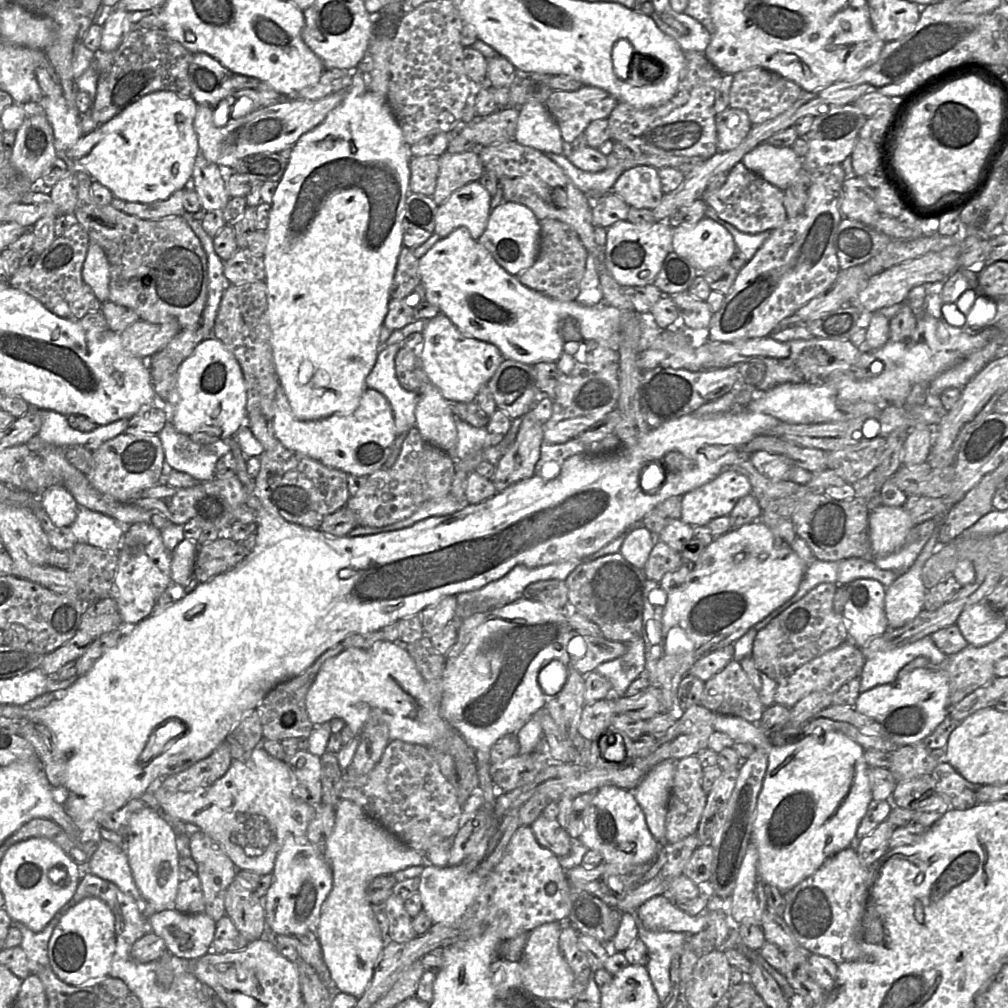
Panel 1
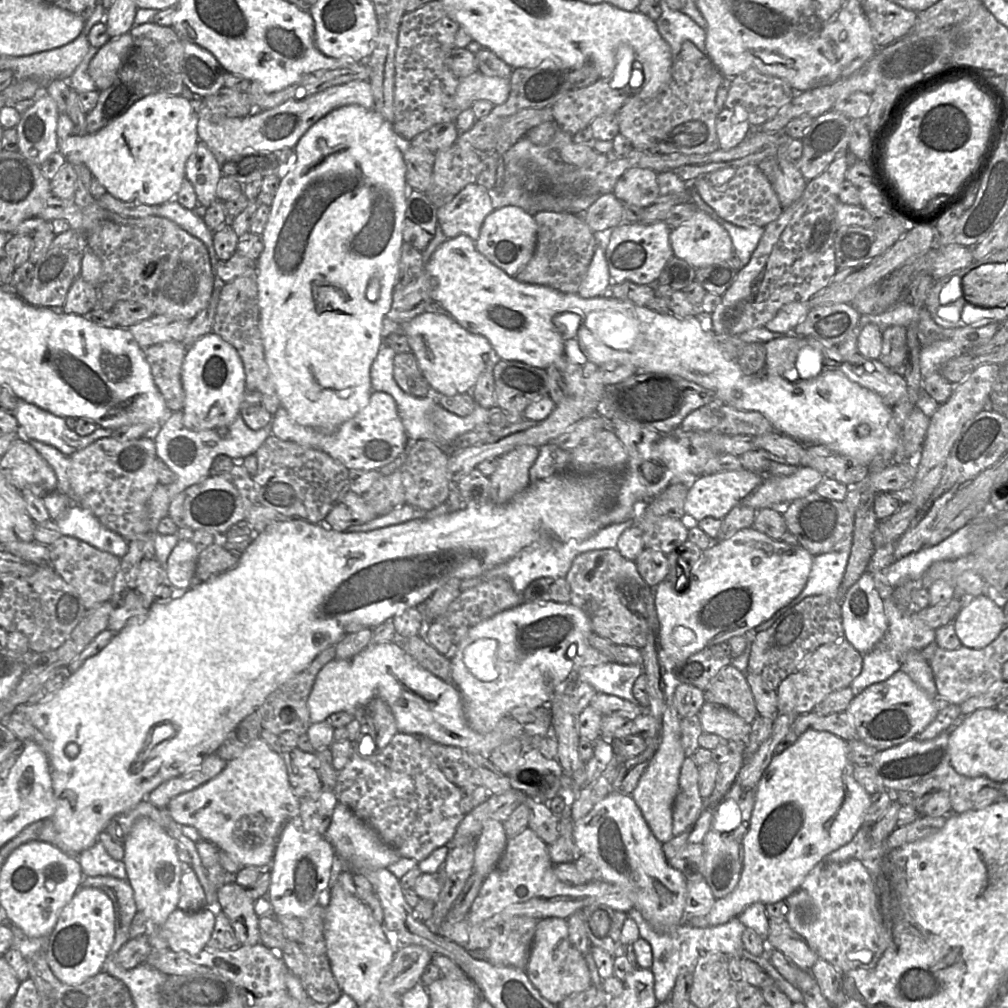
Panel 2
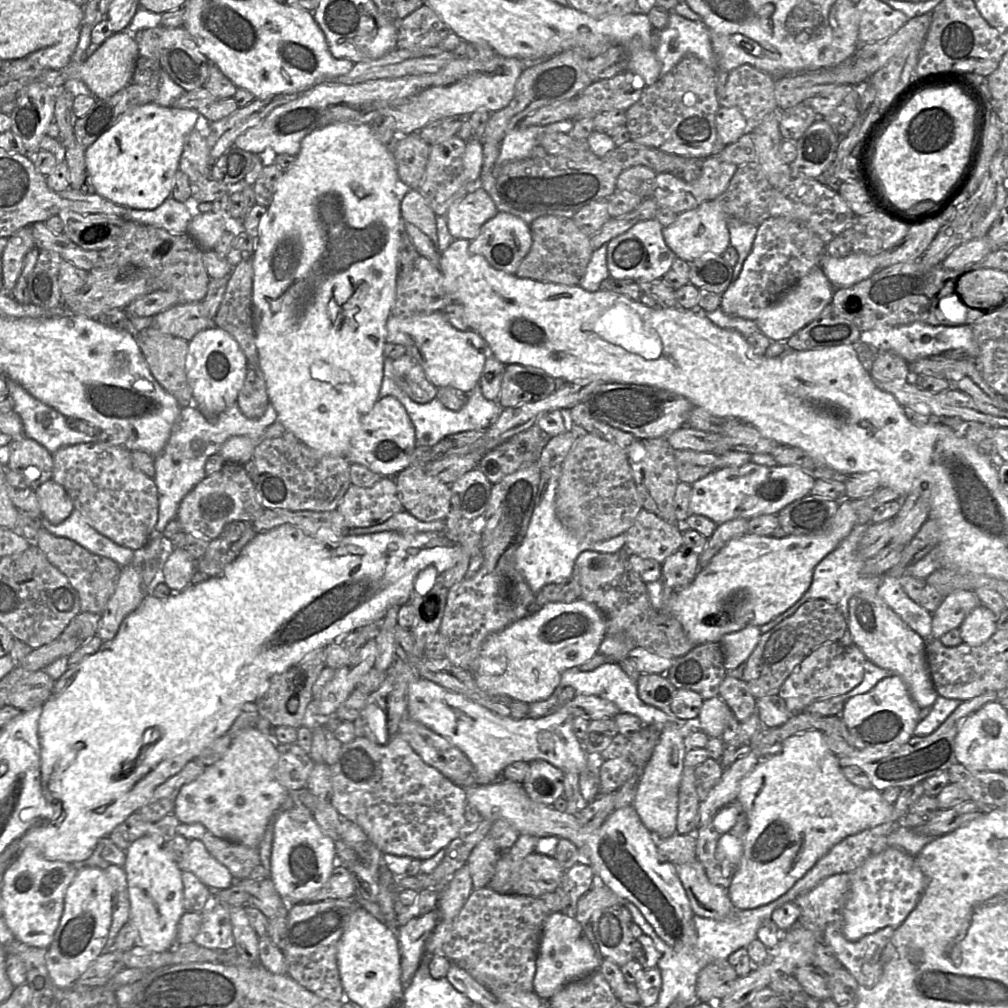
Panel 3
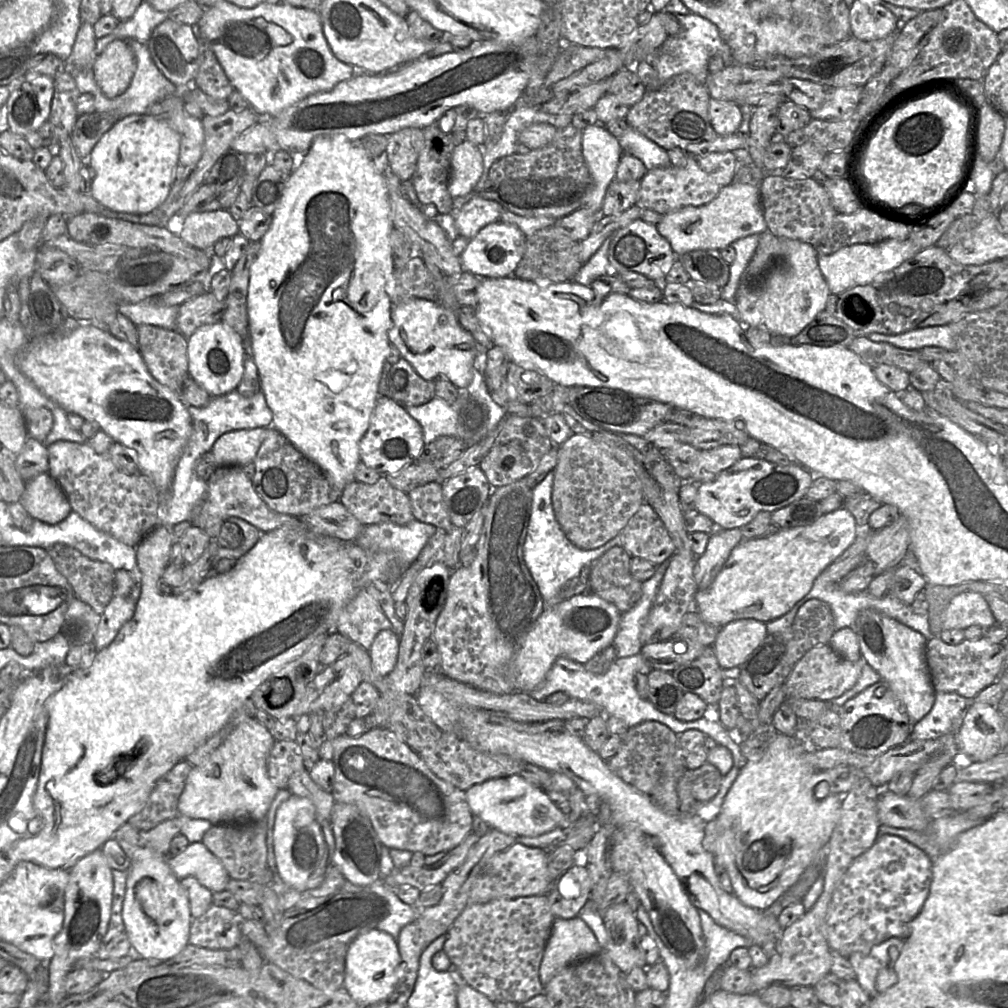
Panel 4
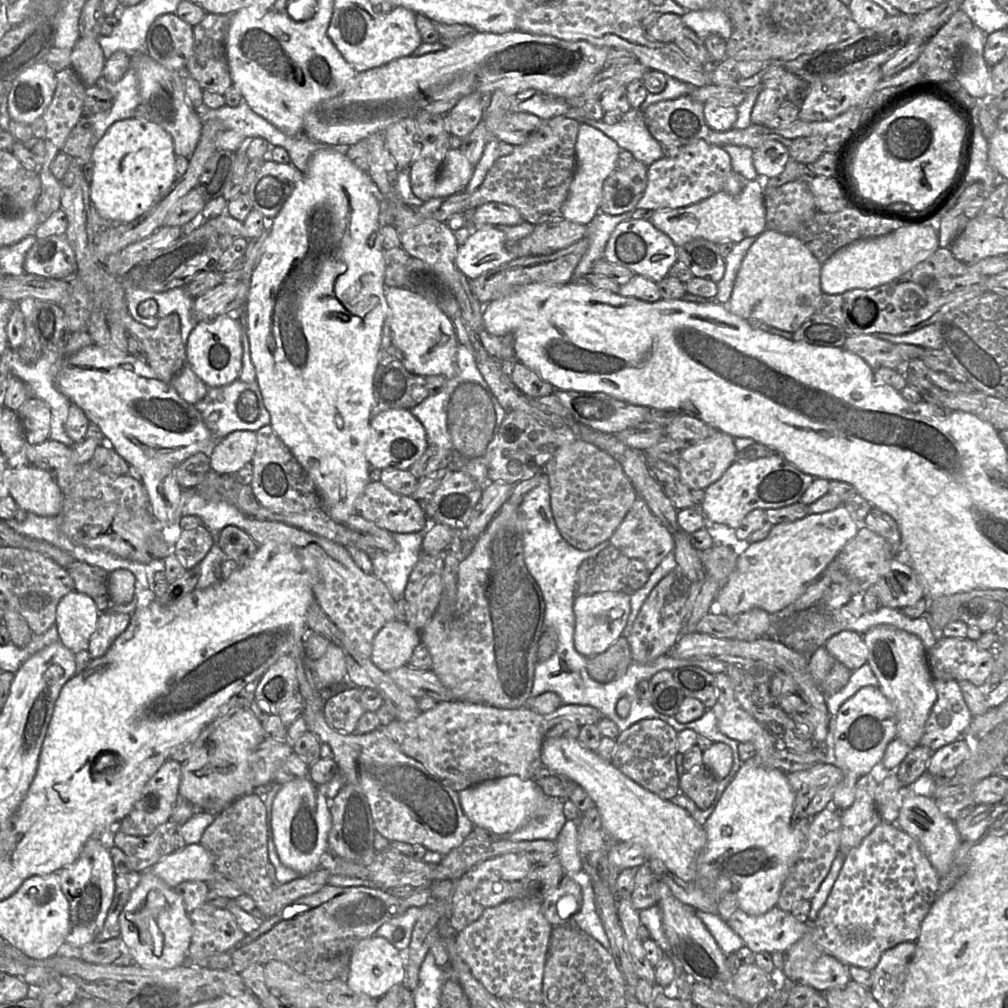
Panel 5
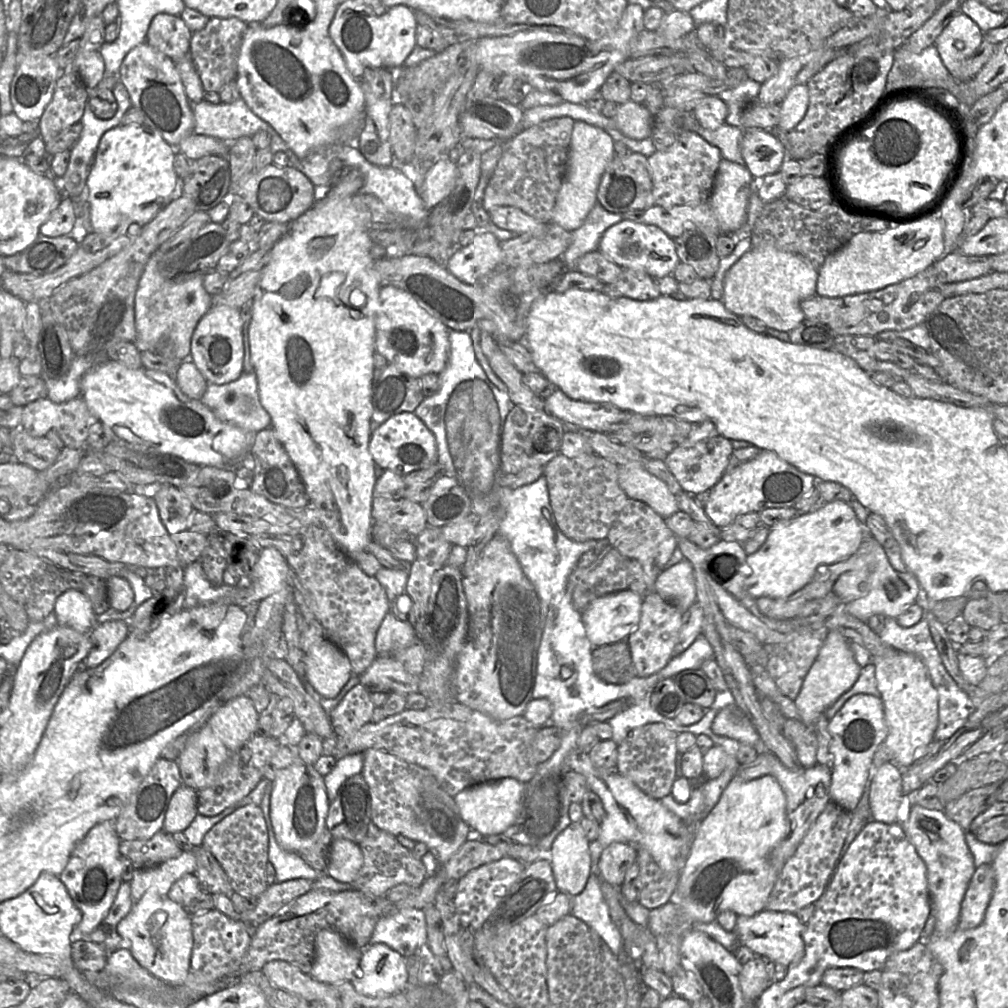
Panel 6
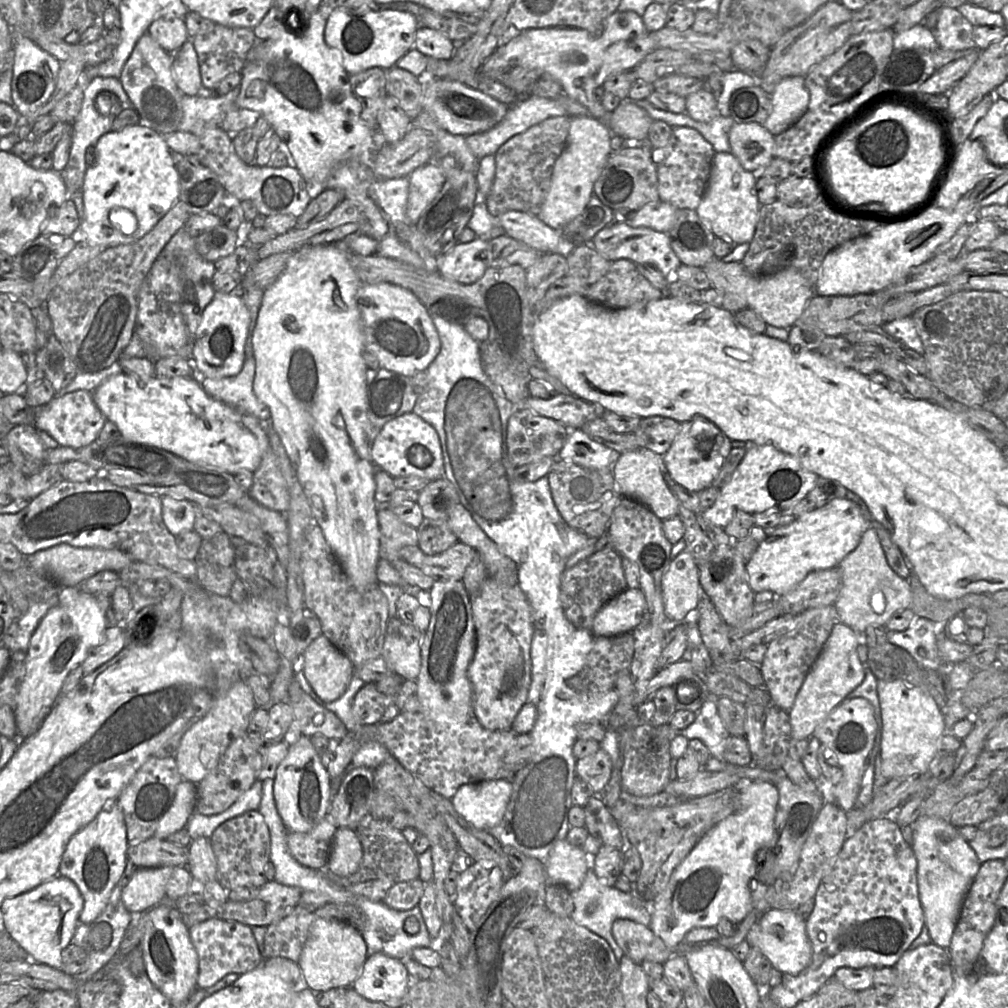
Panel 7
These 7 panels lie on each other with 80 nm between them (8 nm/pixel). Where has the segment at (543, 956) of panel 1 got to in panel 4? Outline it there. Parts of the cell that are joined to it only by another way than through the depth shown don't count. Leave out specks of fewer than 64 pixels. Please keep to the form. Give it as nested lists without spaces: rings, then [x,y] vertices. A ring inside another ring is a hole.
[[[579,917],[555,918],[539,968],[542,985],[565,967],[602,951],[591,929]]]

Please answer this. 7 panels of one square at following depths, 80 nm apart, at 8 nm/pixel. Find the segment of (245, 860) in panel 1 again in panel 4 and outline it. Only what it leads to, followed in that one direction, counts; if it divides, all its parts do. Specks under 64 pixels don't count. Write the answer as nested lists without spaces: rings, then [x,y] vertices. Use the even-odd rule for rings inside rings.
[[[255,718],[241,722],[199,766],[193,766],[178,800],[178,815],[215,824],[242,825],[264,818],[278,788],[271,782],[267,759],[275,739]]]

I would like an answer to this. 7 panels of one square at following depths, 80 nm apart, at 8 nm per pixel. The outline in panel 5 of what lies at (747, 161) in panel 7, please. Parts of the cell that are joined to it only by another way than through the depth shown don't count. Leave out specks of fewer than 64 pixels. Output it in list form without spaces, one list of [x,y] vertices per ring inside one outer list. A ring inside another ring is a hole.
[[[768,140],[753,150],[753,164],[760,178],[779,175],[790,160],[787,147],[779,141]]]

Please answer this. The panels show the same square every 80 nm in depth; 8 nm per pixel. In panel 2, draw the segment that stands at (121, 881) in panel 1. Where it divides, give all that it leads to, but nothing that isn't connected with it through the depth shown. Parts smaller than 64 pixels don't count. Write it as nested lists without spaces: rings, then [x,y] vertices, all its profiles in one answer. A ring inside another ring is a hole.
[[[100,841],[80,853],[78,862],[84,876],[113,876],[123,880],[128,878],[123,860],[113,859]]]

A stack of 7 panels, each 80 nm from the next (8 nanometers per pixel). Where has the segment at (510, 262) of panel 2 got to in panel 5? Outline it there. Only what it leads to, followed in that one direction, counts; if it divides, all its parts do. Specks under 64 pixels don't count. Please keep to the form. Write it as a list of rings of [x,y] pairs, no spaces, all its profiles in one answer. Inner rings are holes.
[[[496,226],[486,229],[472,229],[472,234],[460,246],[456,267],[468,279],[498,268],[513,260],[510,244]]]

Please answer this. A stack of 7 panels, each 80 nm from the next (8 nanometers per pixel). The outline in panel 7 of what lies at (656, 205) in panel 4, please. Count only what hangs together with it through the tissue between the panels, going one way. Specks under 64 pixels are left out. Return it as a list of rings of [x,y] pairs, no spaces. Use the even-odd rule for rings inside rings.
[[[673,127],[672,136],[666,146],[650,148],[656,166],[659,200],[675,205],[678,209],[695,210],[700,205],[707,189],[716,151],[698,131],[689,127]]]

